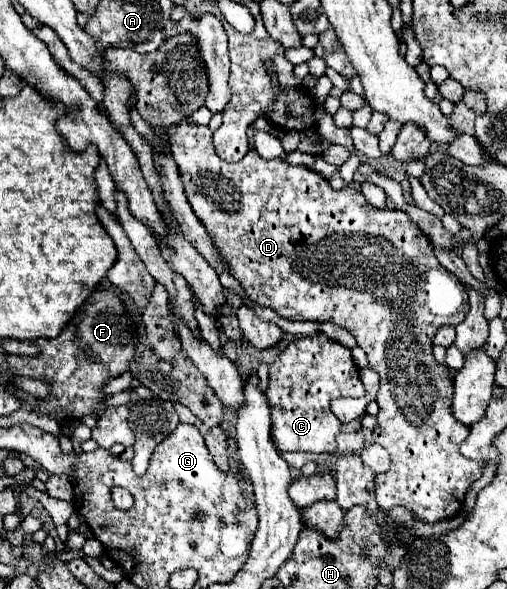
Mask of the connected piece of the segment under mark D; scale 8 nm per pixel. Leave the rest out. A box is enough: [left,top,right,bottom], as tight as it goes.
[170,120,486,524]

